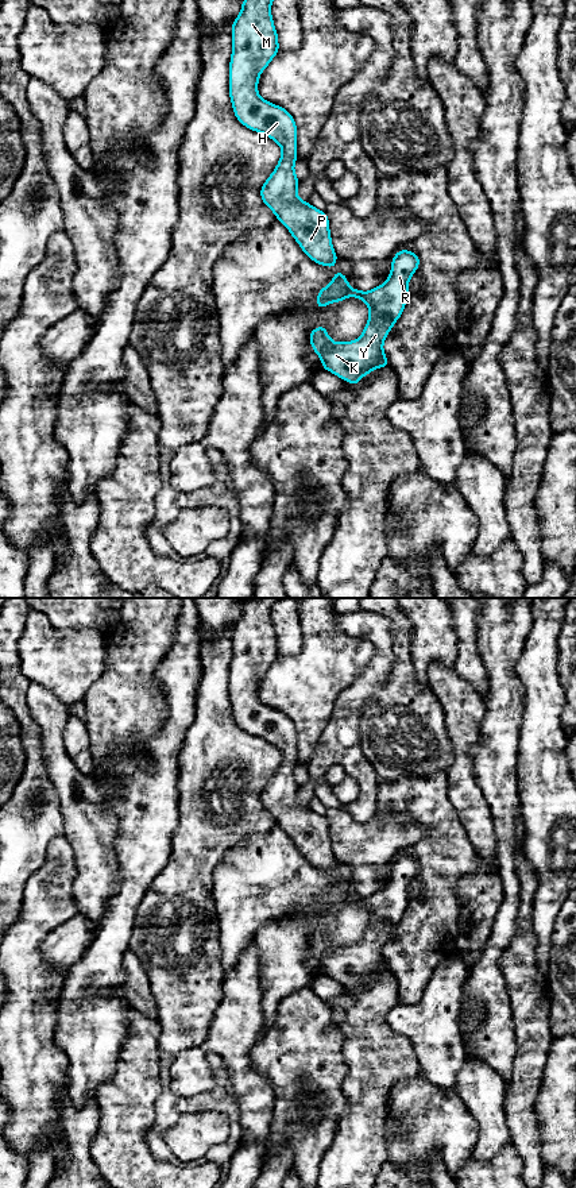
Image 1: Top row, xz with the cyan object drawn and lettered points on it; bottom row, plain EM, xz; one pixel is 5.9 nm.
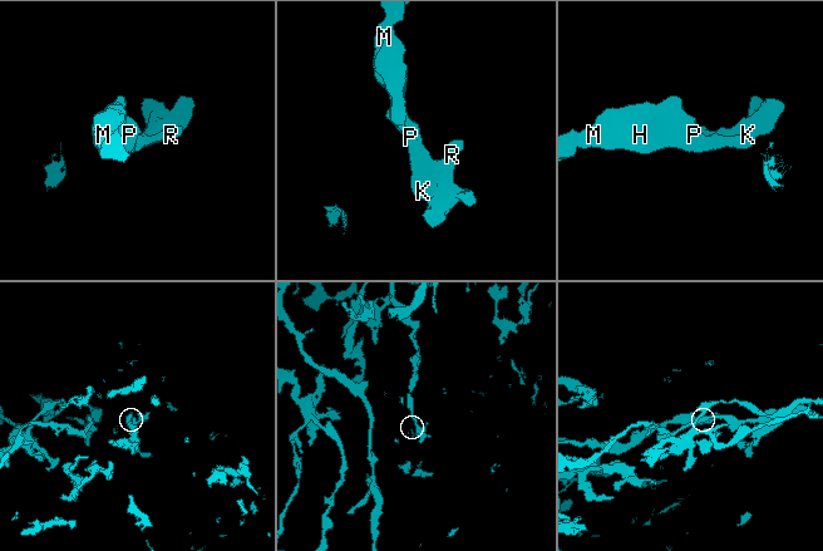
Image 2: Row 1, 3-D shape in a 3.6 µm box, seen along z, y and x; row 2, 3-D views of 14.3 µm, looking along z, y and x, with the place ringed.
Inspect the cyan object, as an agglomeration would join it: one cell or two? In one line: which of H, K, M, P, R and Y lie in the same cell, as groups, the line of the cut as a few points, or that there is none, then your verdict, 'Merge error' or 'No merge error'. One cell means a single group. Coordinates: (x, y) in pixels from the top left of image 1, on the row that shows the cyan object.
Groups: H K M P R Y. No split. No merge error

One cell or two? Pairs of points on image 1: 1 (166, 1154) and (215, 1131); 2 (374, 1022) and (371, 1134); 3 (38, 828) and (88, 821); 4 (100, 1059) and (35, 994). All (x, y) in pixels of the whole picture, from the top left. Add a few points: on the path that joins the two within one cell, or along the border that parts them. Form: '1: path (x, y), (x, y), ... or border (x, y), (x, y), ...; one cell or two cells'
1: path (178, 1149), (203, 1134); one cell
2: path (371, 1050), (371, 1106); one cell
3: border (57, 794), (64, 834); two cells
4: border (65, 984), (57, 1006), (57, 1046); two cells

